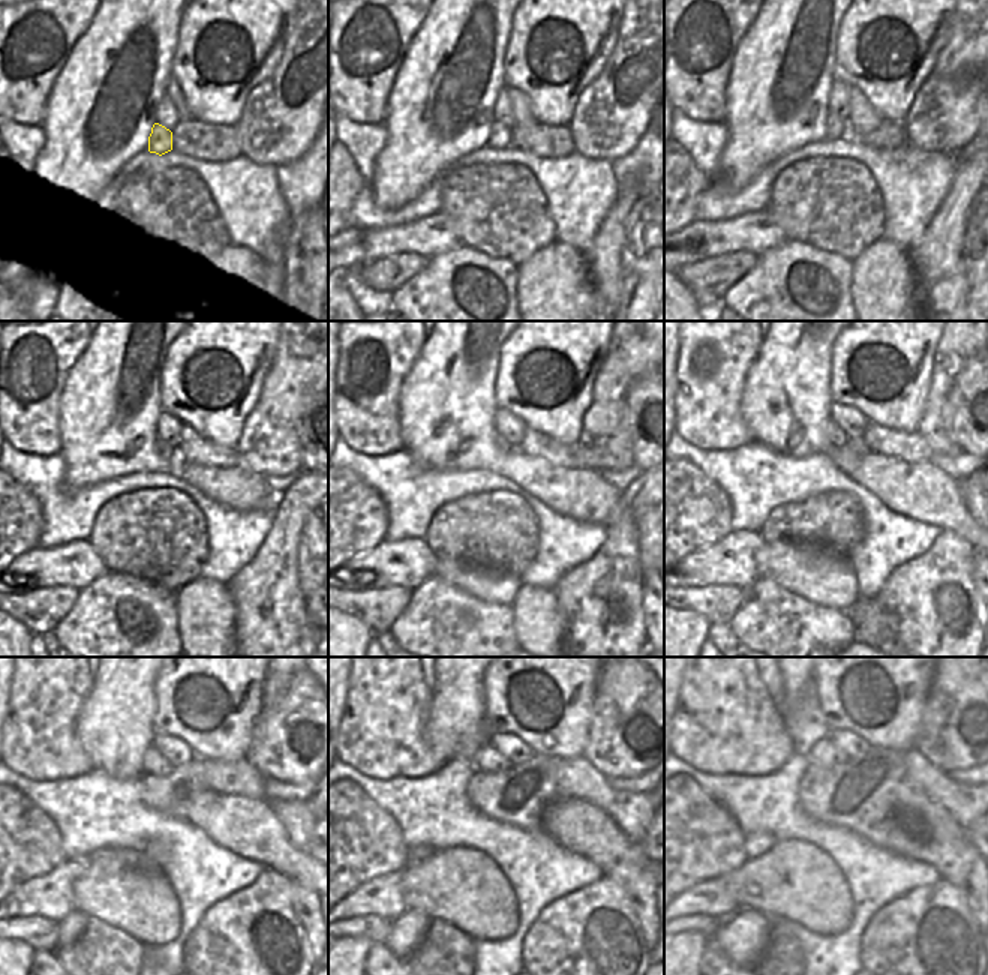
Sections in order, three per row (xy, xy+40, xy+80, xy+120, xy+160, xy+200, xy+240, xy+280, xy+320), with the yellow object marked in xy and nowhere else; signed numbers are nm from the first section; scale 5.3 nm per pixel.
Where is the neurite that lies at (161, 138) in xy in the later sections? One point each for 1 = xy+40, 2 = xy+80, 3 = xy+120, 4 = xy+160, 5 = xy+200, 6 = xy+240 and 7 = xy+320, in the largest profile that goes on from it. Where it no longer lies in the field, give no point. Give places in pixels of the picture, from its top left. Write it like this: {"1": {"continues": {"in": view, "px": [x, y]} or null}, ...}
{"1": {"continues": {"in": "xy+40", "px": [499, 137]}}, "2": {"continues": {"in": "xy+80", "px": [835, 128]}}, "3": {"continues": {"in": "xy+120", "px": [164, 450]}}, "4": {"continues": {"in": "xy+160", "px": [501, 444]}}, "5": {"continues": {"in": "xy+200", "px": [834, 435]}}, "6": {"continues": {"in": "xy+240", "px": [153, 762]}}, "7": {"continues": {"in": "xy+320", "px": [823, 753]}}}

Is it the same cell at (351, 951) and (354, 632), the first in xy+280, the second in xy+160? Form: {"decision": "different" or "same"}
{"decision": "same"}

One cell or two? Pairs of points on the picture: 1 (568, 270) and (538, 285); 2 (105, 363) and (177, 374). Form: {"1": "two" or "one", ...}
{"1": "one", "2": "two"}

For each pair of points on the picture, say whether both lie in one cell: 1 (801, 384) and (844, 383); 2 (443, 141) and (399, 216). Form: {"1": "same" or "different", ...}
{"1": "different", "2": "different"}

